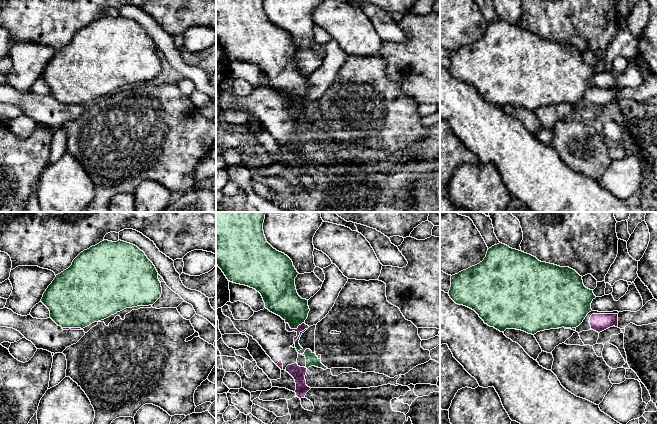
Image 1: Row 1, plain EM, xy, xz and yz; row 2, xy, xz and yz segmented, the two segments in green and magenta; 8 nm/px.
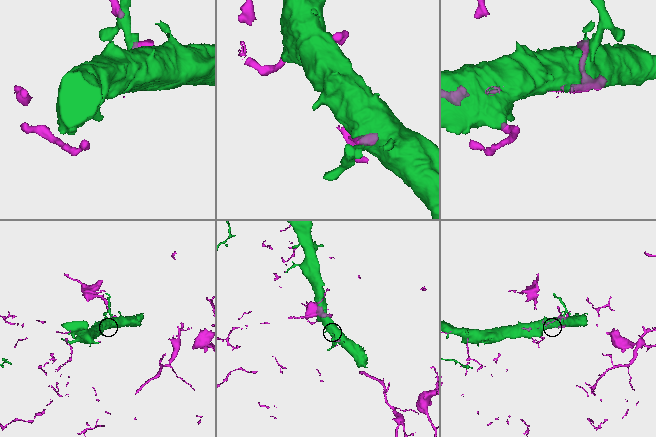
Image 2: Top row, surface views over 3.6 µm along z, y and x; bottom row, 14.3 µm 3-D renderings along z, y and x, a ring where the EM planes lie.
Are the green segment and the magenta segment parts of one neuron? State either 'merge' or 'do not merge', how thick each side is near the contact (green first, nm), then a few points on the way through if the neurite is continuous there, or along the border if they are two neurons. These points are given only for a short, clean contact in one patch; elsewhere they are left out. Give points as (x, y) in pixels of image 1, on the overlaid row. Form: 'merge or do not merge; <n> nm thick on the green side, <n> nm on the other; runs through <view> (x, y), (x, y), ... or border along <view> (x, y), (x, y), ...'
do not merge; 260 nm thick on the green side, 60 nm on the other

